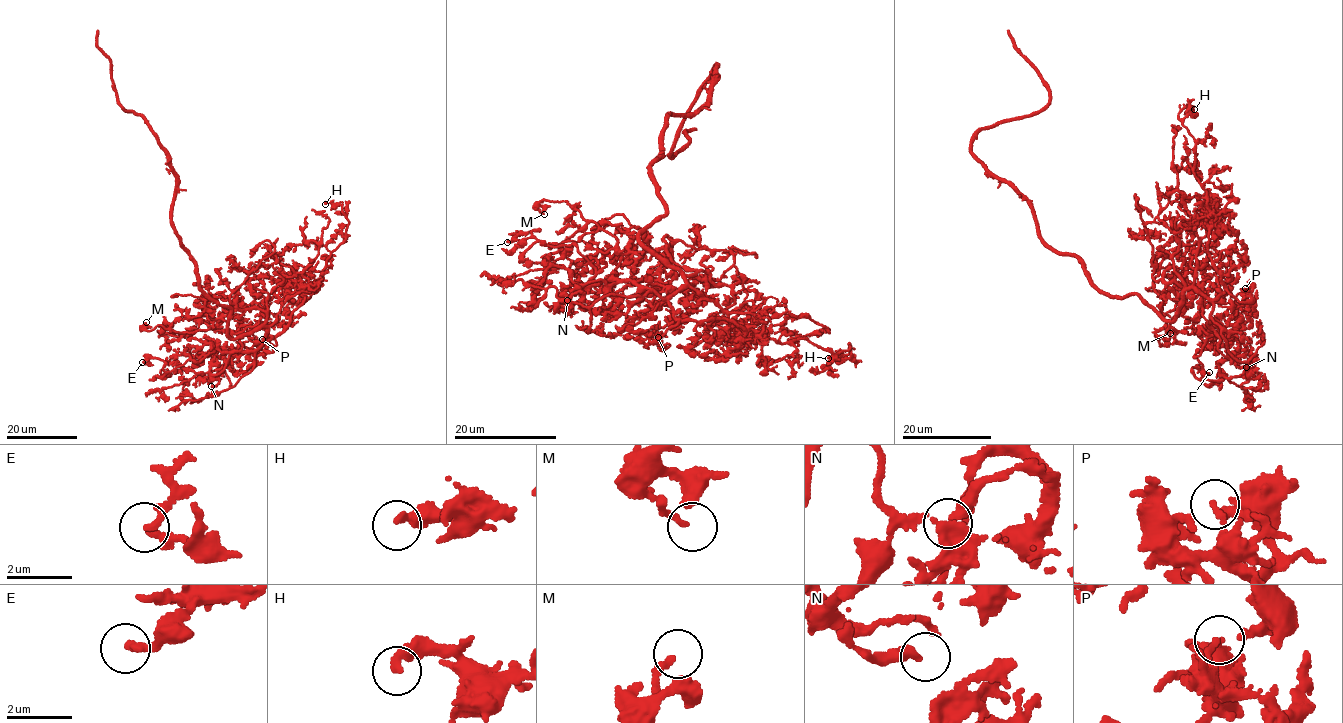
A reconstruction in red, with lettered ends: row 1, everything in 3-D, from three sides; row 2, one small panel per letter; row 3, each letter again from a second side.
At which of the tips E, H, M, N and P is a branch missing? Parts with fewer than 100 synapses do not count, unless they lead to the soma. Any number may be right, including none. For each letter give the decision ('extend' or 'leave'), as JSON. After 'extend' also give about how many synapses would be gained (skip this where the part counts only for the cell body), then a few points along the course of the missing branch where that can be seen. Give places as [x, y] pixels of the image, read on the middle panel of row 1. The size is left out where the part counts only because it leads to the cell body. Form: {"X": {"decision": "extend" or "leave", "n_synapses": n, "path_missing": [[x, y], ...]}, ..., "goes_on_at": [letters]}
{"E": {"decision": "leave"}, "H": {"decision": "leave"}, "M": {"decision": "leave"}, "N": {"decision": "leave"}, "P": {"decision": "leave"}, "goes_on_at": []}

